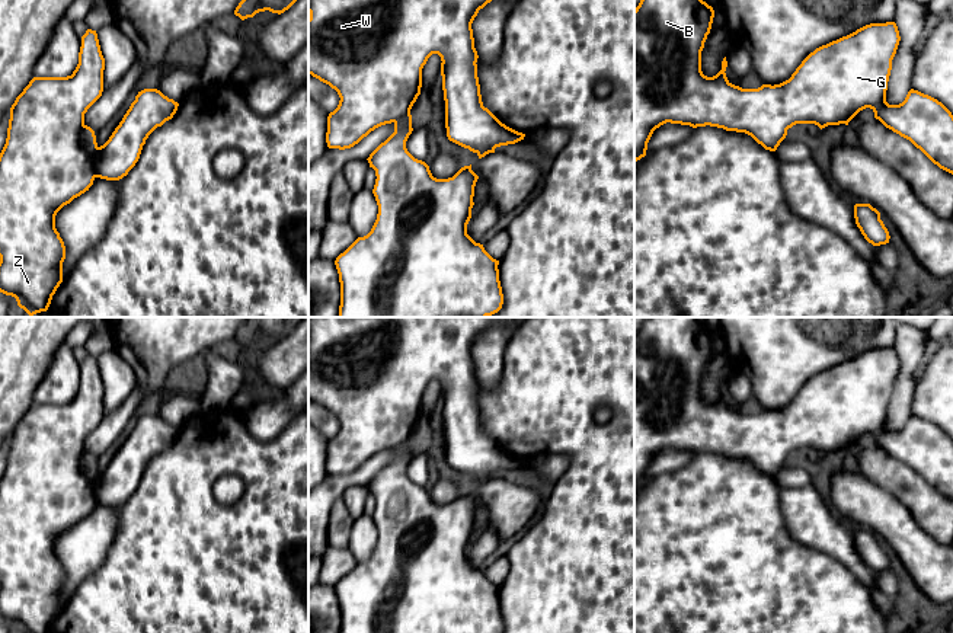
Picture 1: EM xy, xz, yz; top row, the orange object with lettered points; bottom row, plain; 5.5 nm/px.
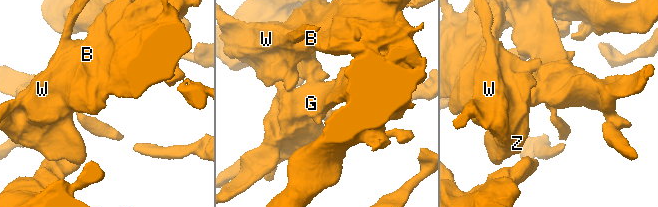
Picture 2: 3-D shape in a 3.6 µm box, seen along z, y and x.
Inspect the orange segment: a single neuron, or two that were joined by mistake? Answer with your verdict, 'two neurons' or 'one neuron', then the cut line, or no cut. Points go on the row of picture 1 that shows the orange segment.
one neuron | no cut

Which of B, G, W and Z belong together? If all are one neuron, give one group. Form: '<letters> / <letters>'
B G W Z

